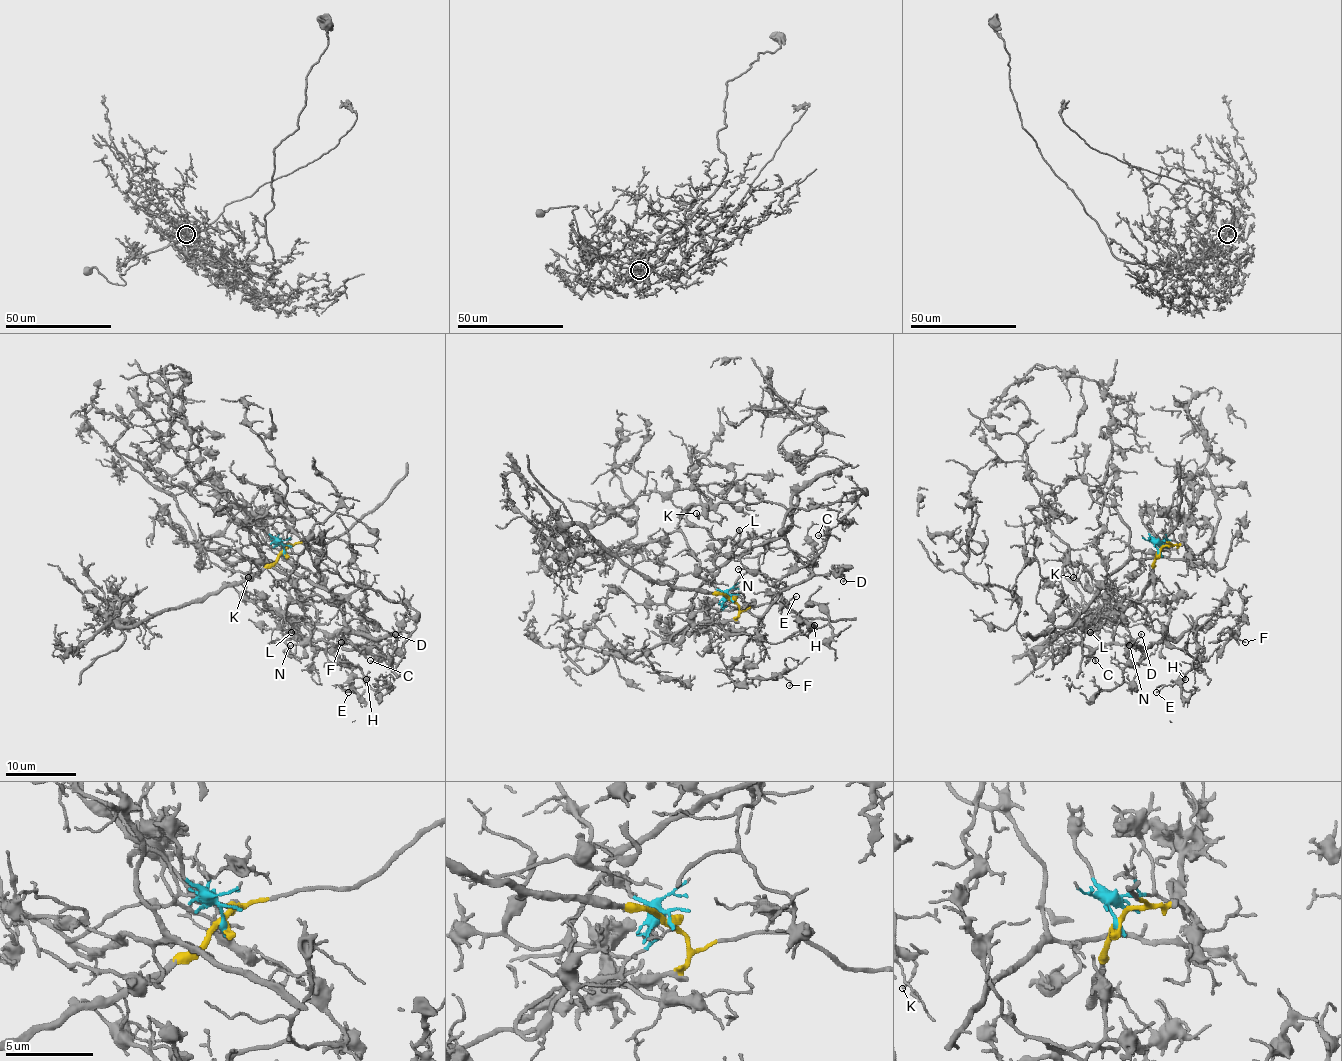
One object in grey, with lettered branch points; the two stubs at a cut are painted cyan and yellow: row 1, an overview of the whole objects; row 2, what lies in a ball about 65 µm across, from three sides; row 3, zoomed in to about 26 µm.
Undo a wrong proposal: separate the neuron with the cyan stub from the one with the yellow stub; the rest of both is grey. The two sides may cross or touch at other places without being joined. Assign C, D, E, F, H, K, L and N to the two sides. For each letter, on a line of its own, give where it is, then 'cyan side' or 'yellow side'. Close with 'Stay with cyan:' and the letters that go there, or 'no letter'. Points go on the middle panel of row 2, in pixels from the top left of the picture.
C: place (818, 535); cyan side
D: place (843, 581); cyan side
E: place (796, 596); cyan side
F: place (789, 685); cyan side
H: place (814, 625); cyan side
K: place (696, 513); cyan side
L: place (739, 530); cyan side
N: place (738, 569); cyan side
Stay with cyan: C, D, E, F, H, K, L, N

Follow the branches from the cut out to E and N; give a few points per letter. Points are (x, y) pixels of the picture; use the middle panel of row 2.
E: (732, 598), (670, 641), (795, 496), (785, 539), (811, 574), (764, 616), (769, 642), (799, 628), (795, 597)
N: (732, 598), (670, 641), (695, 591), (776, 540), (797, 498), (783, 530), (811, 574), (778, 591), (737, 569)

